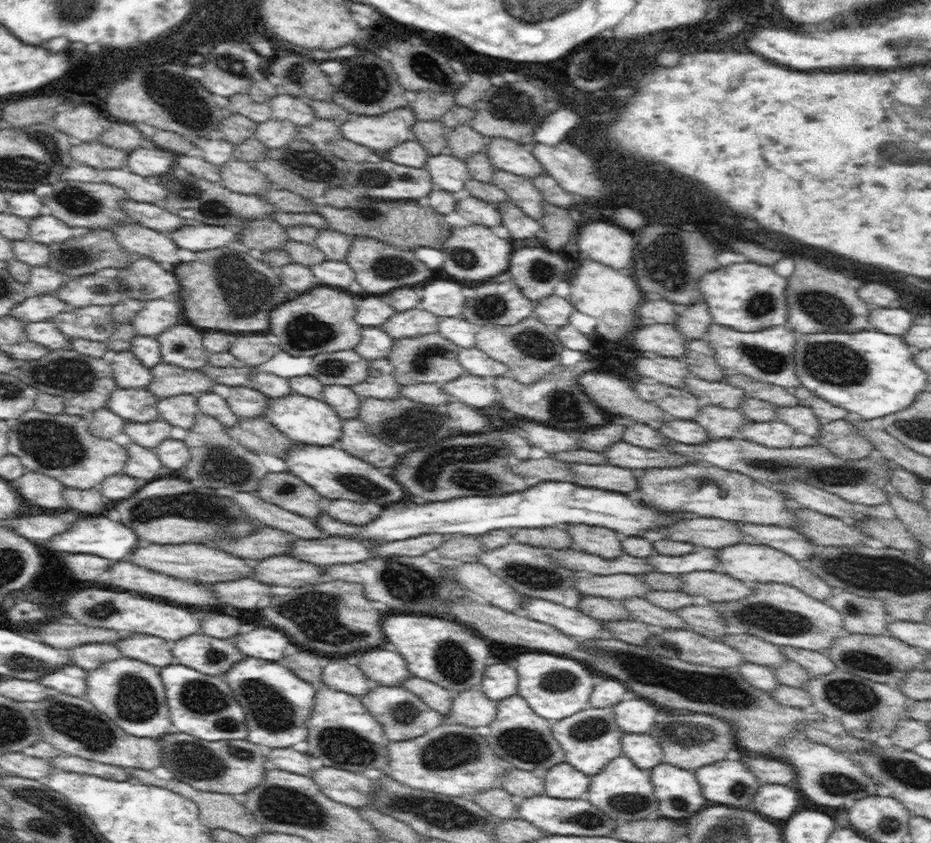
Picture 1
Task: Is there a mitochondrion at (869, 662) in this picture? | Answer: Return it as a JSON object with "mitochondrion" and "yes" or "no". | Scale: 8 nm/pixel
{"mitochondrion":"yes"}

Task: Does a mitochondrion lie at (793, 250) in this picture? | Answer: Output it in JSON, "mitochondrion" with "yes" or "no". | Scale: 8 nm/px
{"mitochondrion":"no"}

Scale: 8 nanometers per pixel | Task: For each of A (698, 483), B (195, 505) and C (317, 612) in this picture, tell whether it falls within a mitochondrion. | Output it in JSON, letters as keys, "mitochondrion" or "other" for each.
{"A":"mitochondrion","B":"mitochondrion","C":"mitochondrion"}

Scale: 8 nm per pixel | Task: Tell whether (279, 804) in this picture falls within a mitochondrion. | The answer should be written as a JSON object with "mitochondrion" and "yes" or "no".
{"mitochondrion":"yes"}

